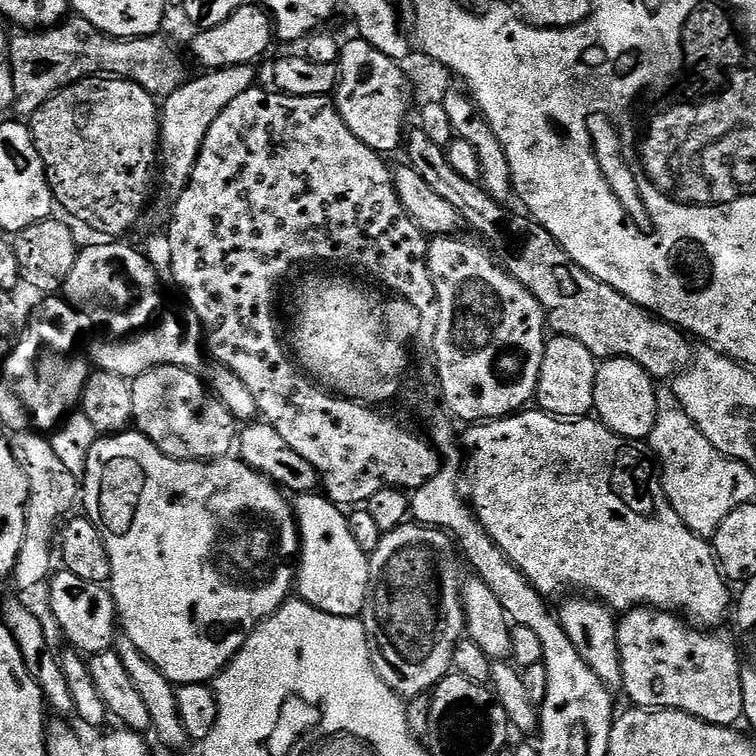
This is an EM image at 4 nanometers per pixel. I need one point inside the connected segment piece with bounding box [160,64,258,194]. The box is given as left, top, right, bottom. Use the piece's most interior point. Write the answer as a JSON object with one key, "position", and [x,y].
{"position":[186,116]}

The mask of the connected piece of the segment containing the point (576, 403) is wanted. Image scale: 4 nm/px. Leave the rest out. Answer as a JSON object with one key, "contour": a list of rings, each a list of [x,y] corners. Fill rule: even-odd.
{"contour":[[[553,335],[544,345],[542,370],[538,378],[536,395],[534,397],[539,411],[548,413],[557,418],[584,418],[595,409],[596,399],[596,357],[578,342],[569,336]]]}

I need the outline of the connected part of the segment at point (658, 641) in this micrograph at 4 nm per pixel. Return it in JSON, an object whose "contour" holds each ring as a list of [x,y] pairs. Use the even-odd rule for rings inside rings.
{"contour":[[[647,606],[628,609],[619,617],[616,625],[618,654],[624,679],[623,695],[628,695],[637,708],[665,708],[685,712],[702,722],[723,728],[739,725],[744,720],[742,656],[736,653],[735,646],[726,637],[718,633],[716,630],[697,630],[675,612],[664,612],[660,608]]]}

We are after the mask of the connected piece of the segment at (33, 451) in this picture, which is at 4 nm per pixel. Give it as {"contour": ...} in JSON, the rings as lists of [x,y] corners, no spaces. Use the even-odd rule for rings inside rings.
{"contour":[[[35,432],[15,433],[11,437],[10,446],[15,461],[28,476],[27,526],[24,531],[22,550],[19,552],[18,562],[15,563],[15,570],[12,575],[12,582],[16,584],[15,589],[24,591],[32,585],[40,584],[49,579],[53,571],[53,542],[59,525],[58,520],[64,514],[69,515],[71,513],[70,508],[75,500],[77,503],[80,494],[80,484],[78,478],[71,475],[70,470],[63,465],[58,454],[54,453],[51,441],[45,435]]]}

